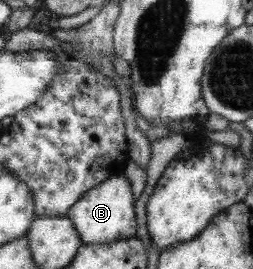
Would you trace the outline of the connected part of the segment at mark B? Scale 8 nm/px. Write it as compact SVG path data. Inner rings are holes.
M122 174L109 177L95 188L84 193L82 199L72 205L65 215L74 225L84 244L106 244L116 240L134 237L134 199L128 179Z

